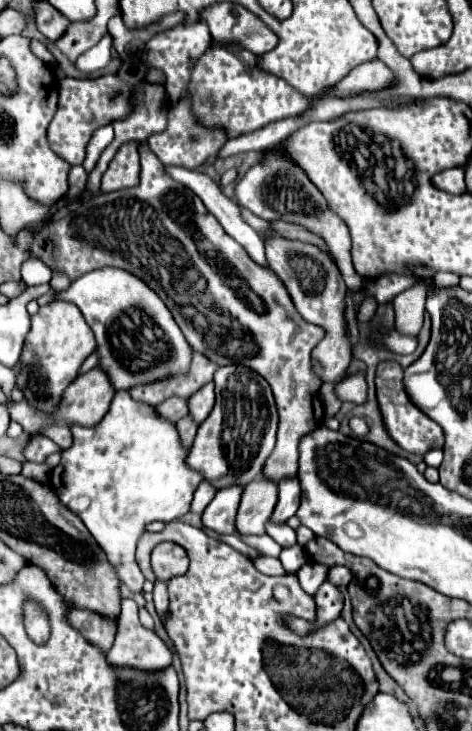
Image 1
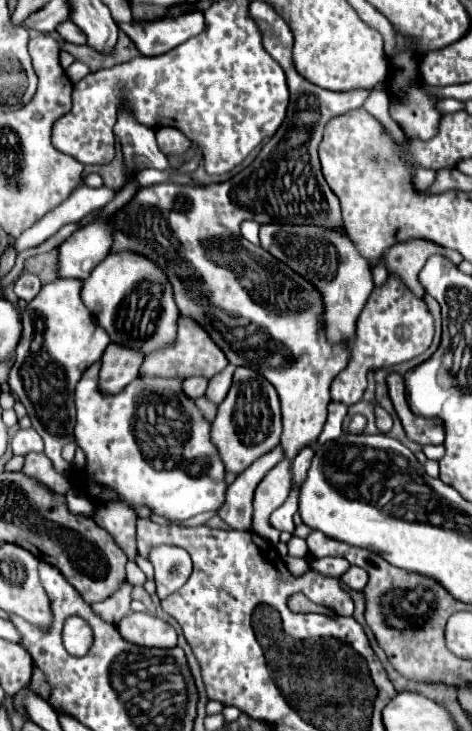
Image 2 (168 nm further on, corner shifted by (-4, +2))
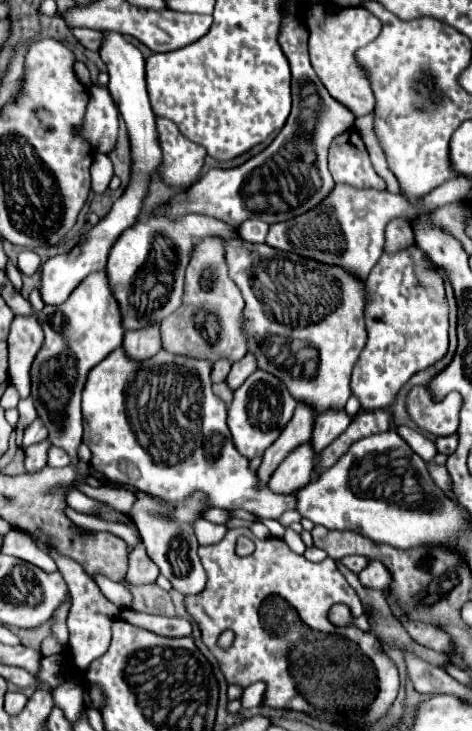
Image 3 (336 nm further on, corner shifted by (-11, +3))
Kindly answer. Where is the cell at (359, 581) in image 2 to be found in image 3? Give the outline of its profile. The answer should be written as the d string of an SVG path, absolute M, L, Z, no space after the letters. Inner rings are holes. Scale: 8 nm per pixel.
M370 561L370 565L366 569L362 569L362 573L358 577L360 577L362 585L372 587L372 589L380 589L380 591L390 587L390 583L392 583L390 571L384 569L384 565L380 561Z

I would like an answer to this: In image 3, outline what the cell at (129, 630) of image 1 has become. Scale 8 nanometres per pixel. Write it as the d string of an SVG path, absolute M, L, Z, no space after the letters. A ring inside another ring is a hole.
M126 609L122 611L122 619L136 627L144 627L156 635L184 637L192 633L192 623L186 621L184 617L158 617L158 615L144 615L144 613L134 613Z

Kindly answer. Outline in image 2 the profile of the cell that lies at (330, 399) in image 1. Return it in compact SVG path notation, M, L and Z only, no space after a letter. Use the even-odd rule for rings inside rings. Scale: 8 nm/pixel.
M389 276L381 288L373 288L359 320L357 334L351 344L351 358L345 370L341 370L331 384L331 400L351 406L361 400L367 388L367 372L381 366L395 366L425 352L433 340L433 316L427 304L415 298L399 278Z

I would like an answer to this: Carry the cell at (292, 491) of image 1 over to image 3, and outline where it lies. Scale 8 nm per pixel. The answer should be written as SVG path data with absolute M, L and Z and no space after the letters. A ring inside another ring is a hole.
M328 409L316 415L314 433L310 439L314 445L314 451L320 453L324 447L328 447L336 437L340 437L346 431L350 421L352 419L344 409Z

